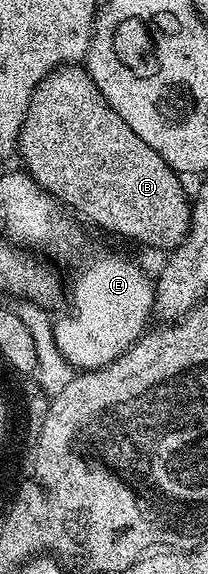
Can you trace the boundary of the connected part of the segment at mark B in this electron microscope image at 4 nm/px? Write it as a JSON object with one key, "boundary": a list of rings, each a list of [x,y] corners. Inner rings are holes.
{"boundary":[[[80,64],[63,65],[61,68],[53,70],[37,85],[36,91],[33,92],[29,100],[27,115],[23,119],[23,127],[17,136],[17,153],[19,158],[21,157],[22,163],[25,164],[22,165],[24,172],[28,173],[31,179],[35,179],[35,183],[43,191],[51,194],[62,206],[70,205],[79,216],[86,217],[91,224],[98,225],[99,228],[106,229],[107,232],[114,233],[117,237],[126,237],[129,241],[138,241],[139,244],[150,245],[153,249],[172,251],[181,244],[181,240],[187,235],[191,197],[190,194],[185,194],[185,189],[181,186],[182,178],[164,161],[159,155],[159,151],[151,151],[151,147],[147,147],[147,143],[143,143],[143,139],[139,139],[139,135],[135,135],[135,131],[131,131],[131,127],[127,127],[127,123],[123,123],[123,119],[119,119],[119,115],[110,107],[107,99],[103,99],[99,87],[95,87],[88,68],[82,67]]]}

